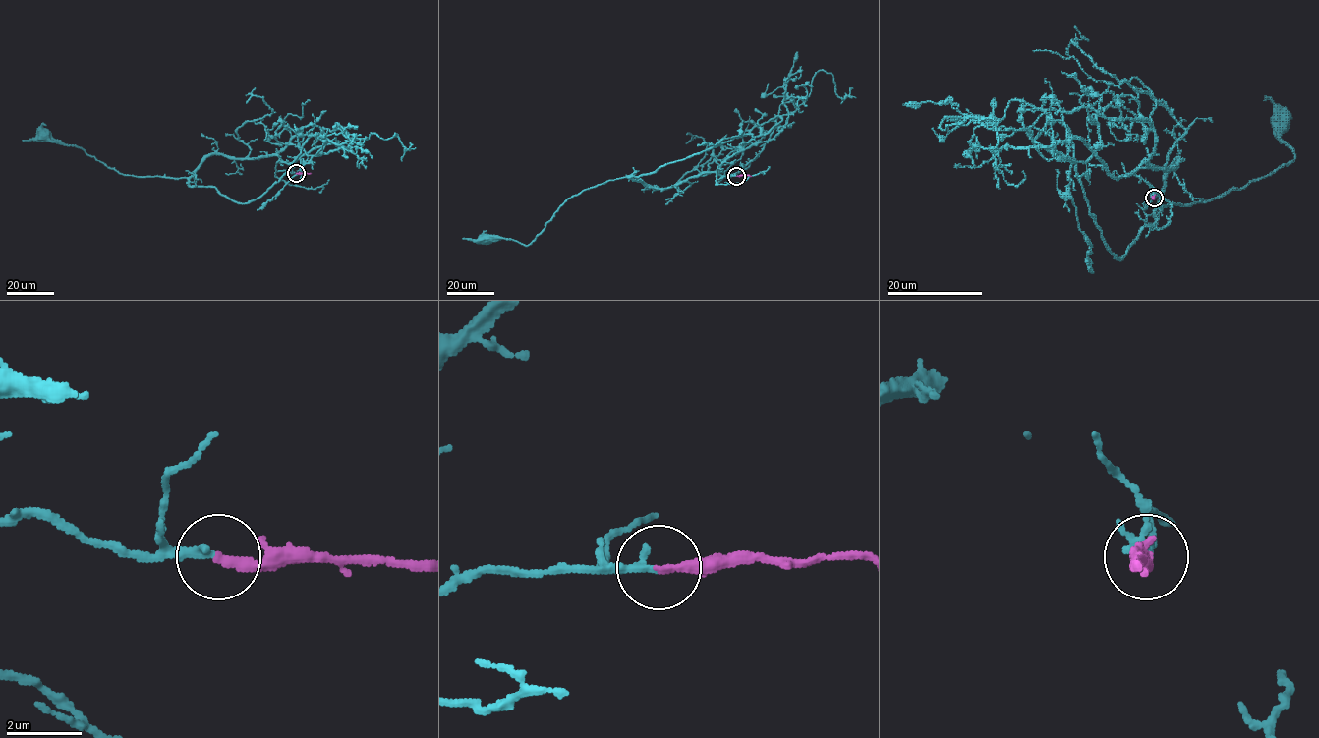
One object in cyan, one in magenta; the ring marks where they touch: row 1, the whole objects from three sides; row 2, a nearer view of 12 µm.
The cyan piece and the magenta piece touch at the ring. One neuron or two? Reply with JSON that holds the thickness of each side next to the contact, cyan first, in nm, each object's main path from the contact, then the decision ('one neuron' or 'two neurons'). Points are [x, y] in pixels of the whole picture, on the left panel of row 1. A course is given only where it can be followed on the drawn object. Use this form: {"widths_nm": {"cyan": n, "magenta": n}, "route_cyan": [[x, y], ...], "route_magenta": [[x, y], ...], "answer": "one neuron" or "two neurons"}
{"widths_nm": {"cyan": 240, "magenta": 240}, "route_cyan": [[296, 173], [276, 171], [276, 155], [212, 154], [189, 177], [127, 176], [82, 149], [43, 136]], "route_magenta": [[296, 173], [311, 173]], "answer": "one neuron"}

